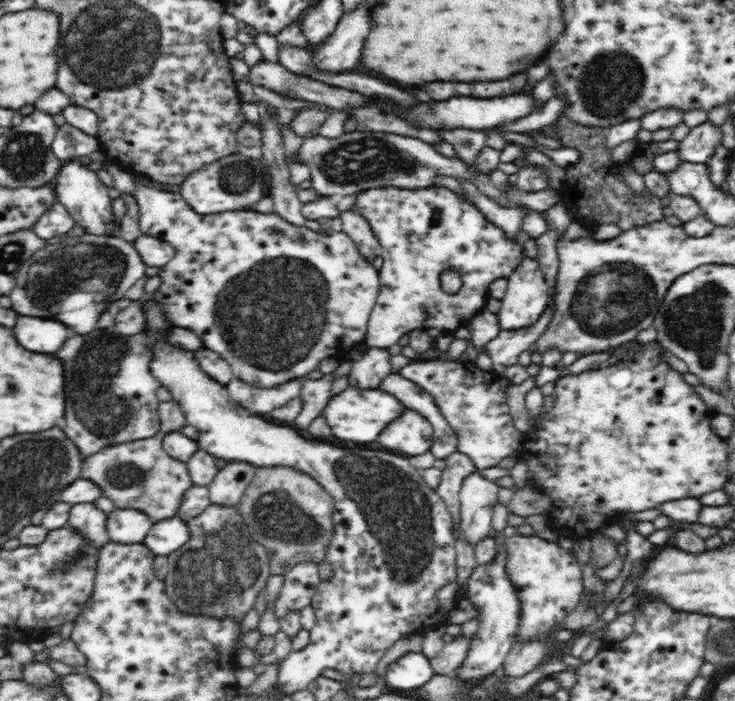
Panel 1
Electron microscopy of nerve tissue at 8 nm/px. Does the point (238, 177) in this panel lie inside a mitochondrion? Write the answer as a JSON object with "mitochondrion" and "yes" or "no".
{"mitochondrion":"yes"}

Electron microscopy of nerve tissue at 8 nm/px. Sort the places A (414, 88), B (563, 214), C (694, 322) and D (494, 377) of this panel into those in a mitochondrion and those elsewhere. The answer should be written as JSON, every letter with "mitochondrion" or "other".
{"A":"other","B":"other","C":"mitochondrion","D":"other"}

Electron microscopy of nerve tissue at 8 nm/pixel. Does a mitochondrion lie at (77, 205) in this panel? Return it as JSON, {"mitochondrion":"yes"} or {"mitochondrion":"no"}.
{"mitochondrion":"no"}

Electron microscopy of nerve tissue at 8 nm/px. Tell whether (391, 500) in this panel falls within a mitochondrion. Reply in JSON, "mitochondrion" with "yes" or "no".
{"mitochondrion":"yes"}

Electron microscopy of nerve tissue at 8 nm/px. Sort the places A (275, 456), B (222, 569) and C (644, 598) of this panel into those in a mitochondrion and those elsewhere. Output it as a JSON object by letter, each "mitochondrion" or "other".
{"A":"other","B":"mitochondrion","C":"other"}

